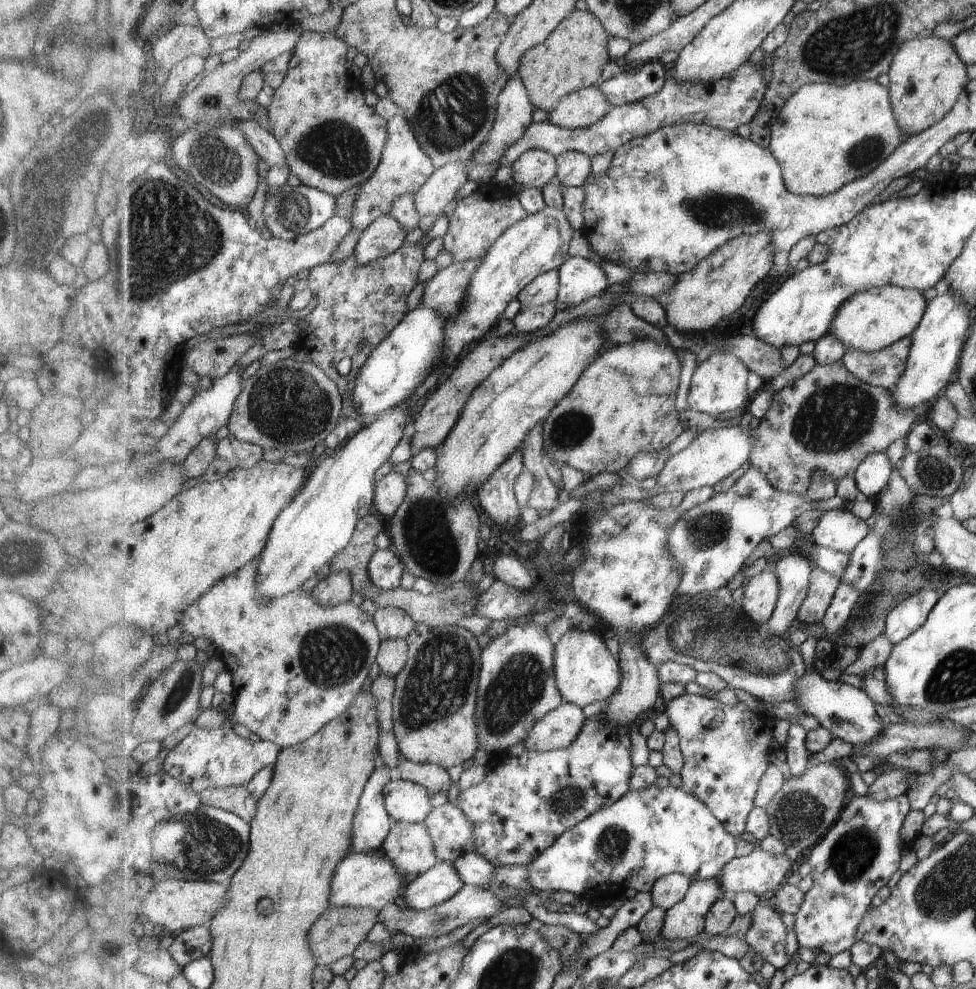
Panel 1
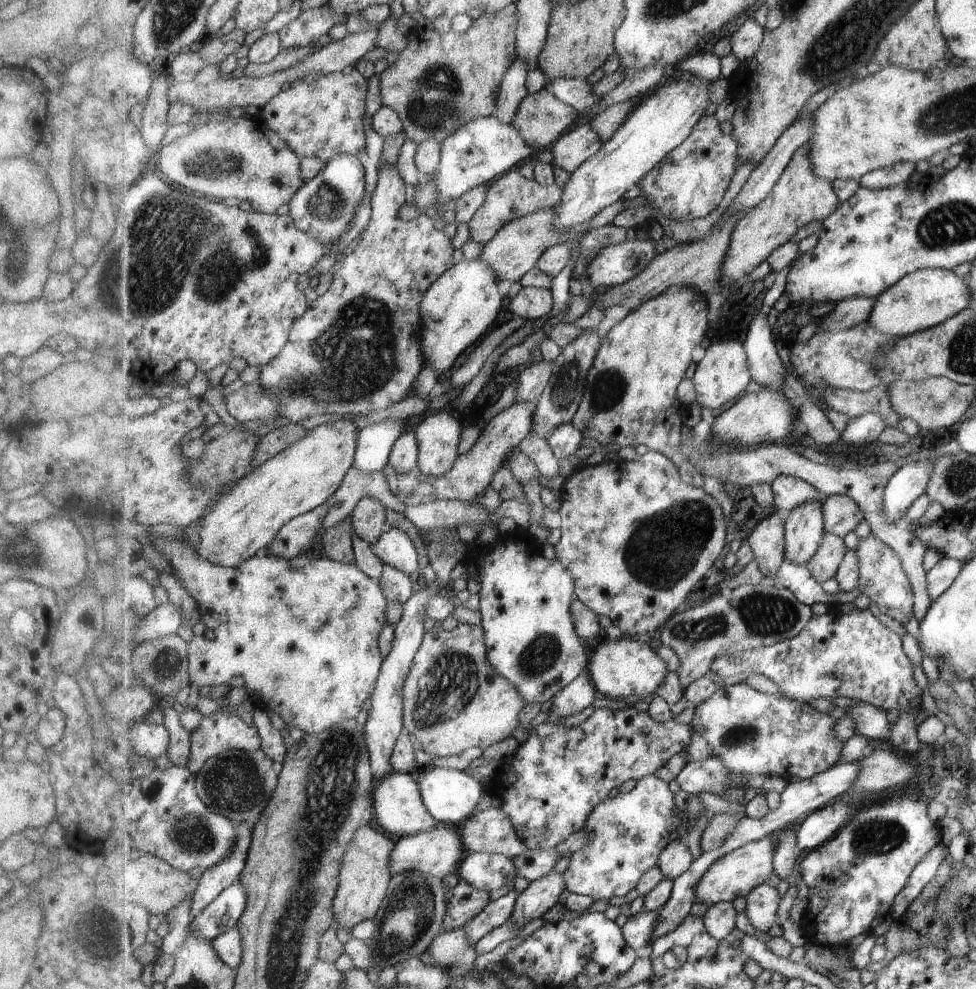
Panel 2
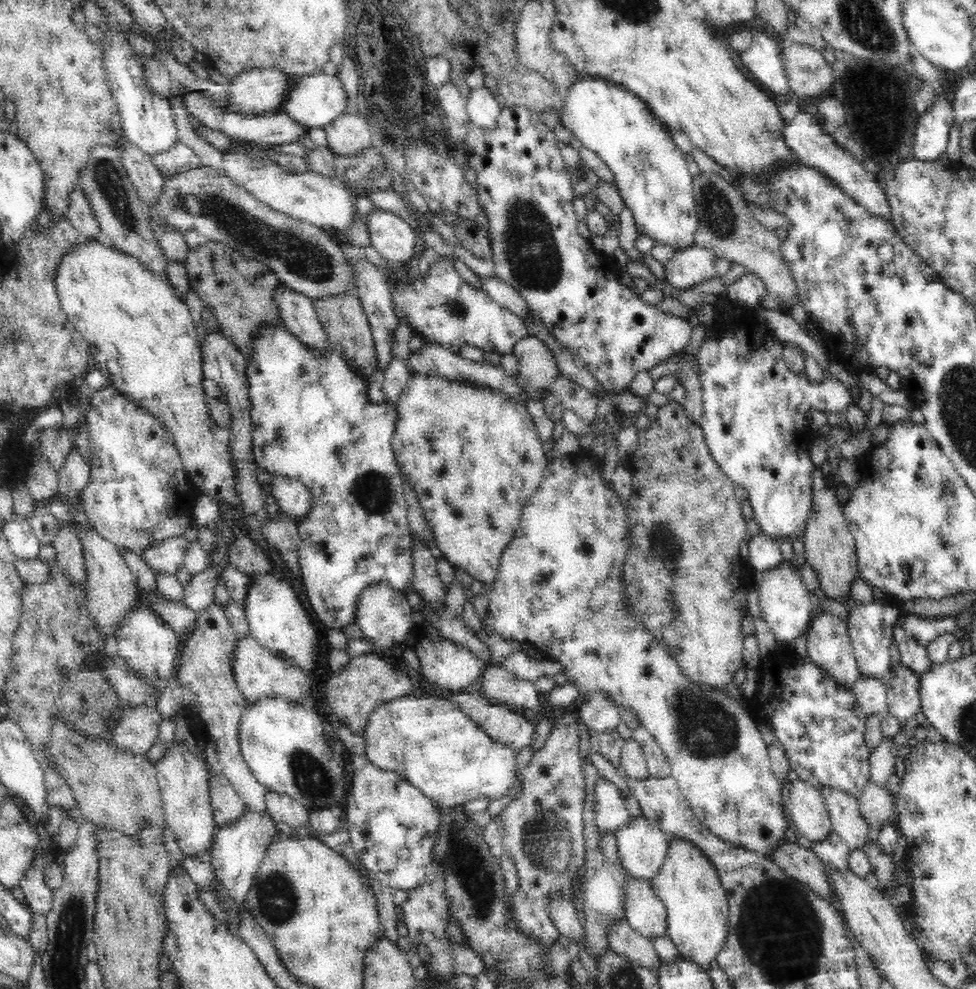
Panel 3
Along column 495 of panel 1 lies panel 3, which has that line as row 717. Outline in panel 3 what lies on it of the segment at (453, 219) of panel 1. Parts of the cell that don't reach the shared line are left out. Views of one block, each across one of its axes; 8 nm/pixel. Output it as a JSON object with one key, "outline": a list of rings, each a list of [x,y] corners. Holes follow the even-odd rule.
{"outline":[[[218,603],[208,605],[208,608],[198,612],[197,629],[185,640],[183,650],[178,658],[176,678],[183,690],[183,706],[189,706],[198,716],[198,728],[204,734],[204,753],[211,766],[211,773],[224,775],[235,788],[238,796],[254,814],[268,815],[266,786],[253,775],[246,764],[241,751],[239,730],[241,718],[249,710],[251,702],[238,688],[233,662],[237,654],[237,636],[226,613]]]}

